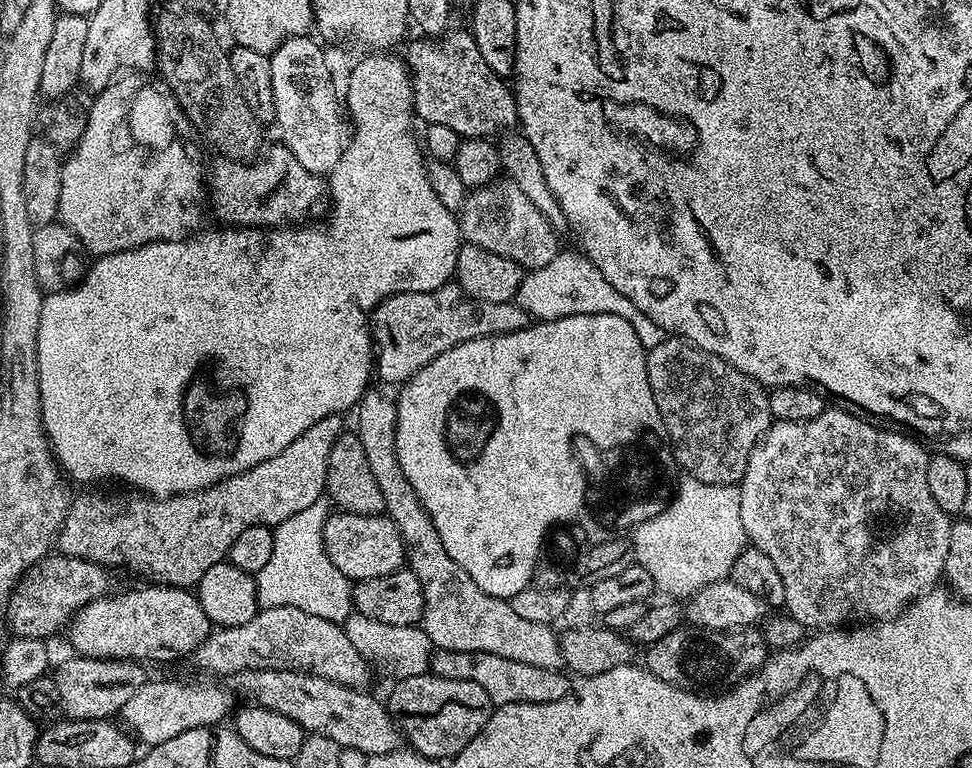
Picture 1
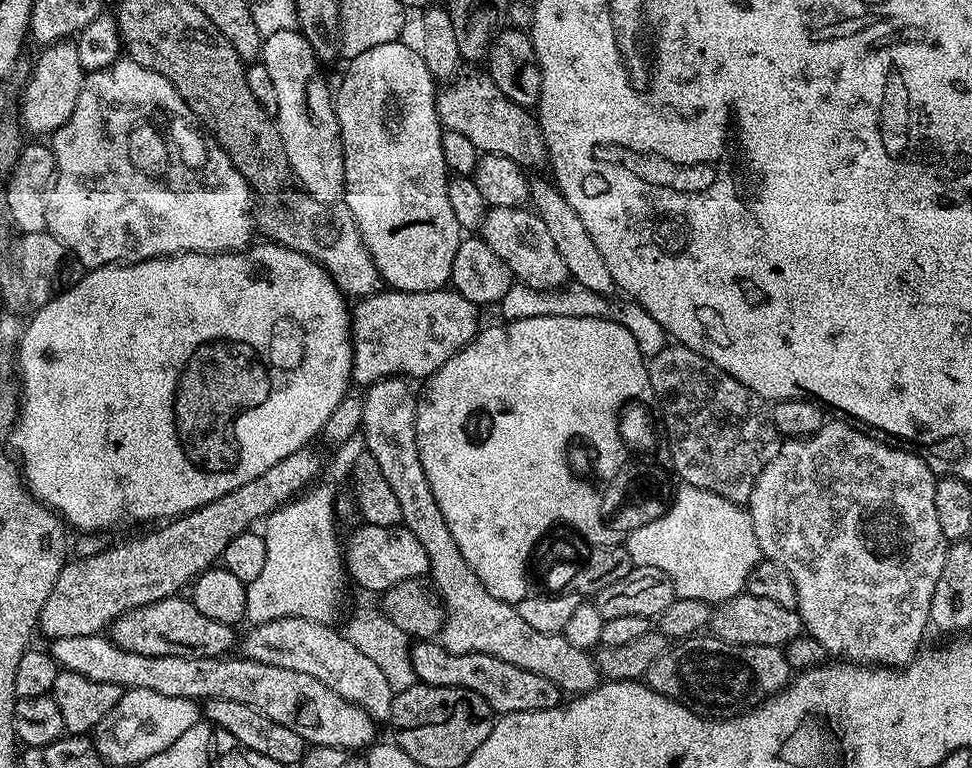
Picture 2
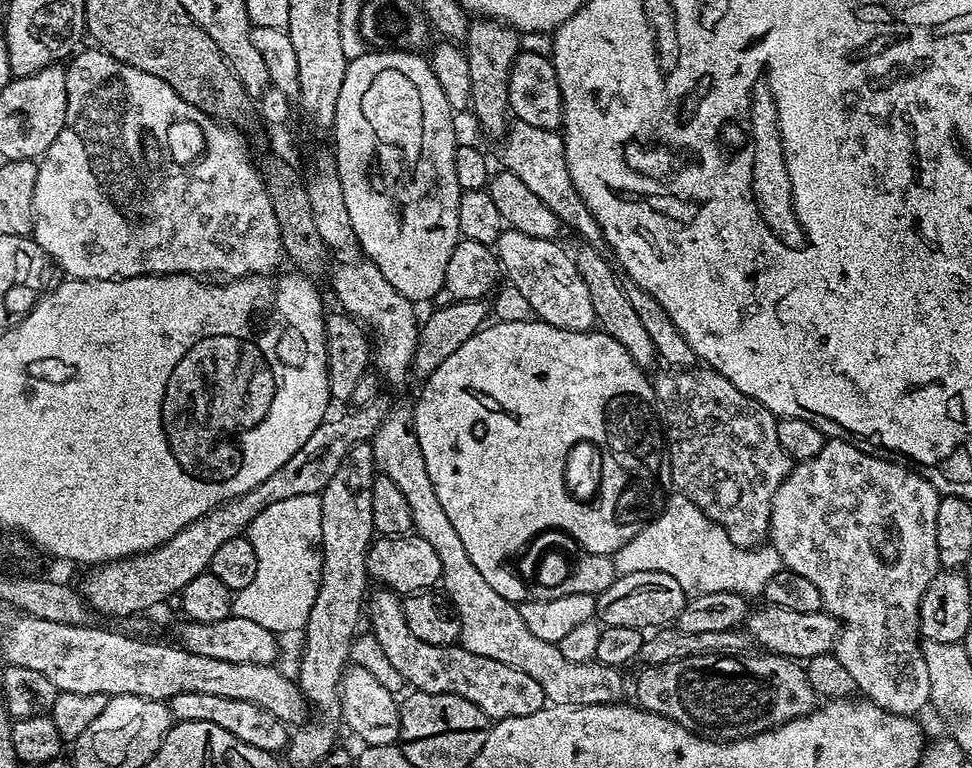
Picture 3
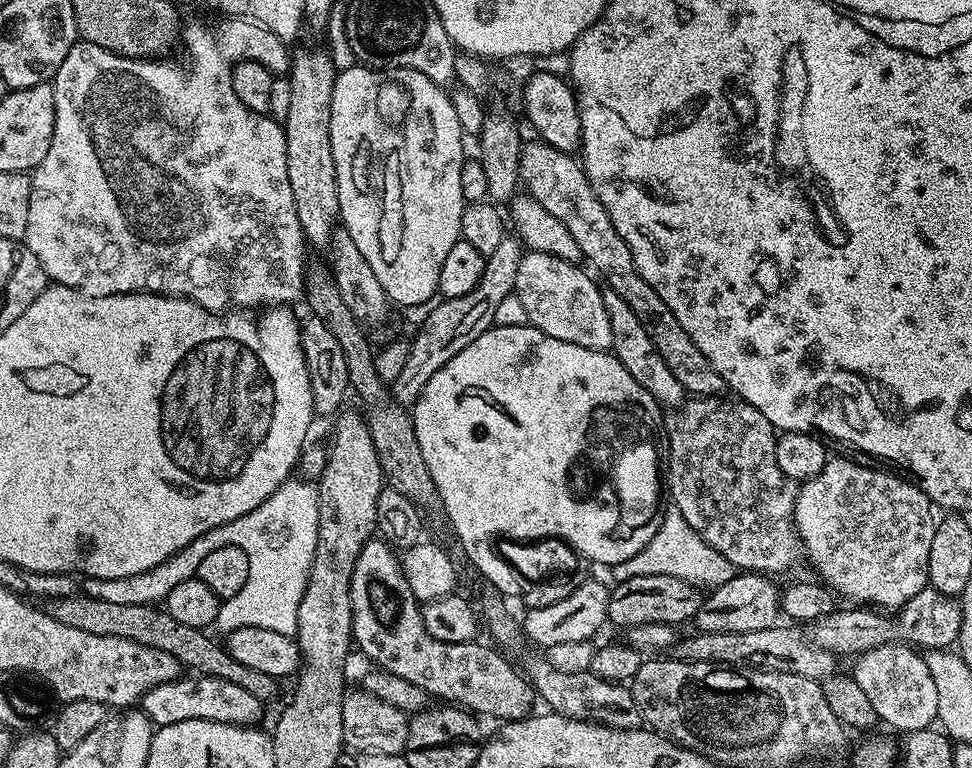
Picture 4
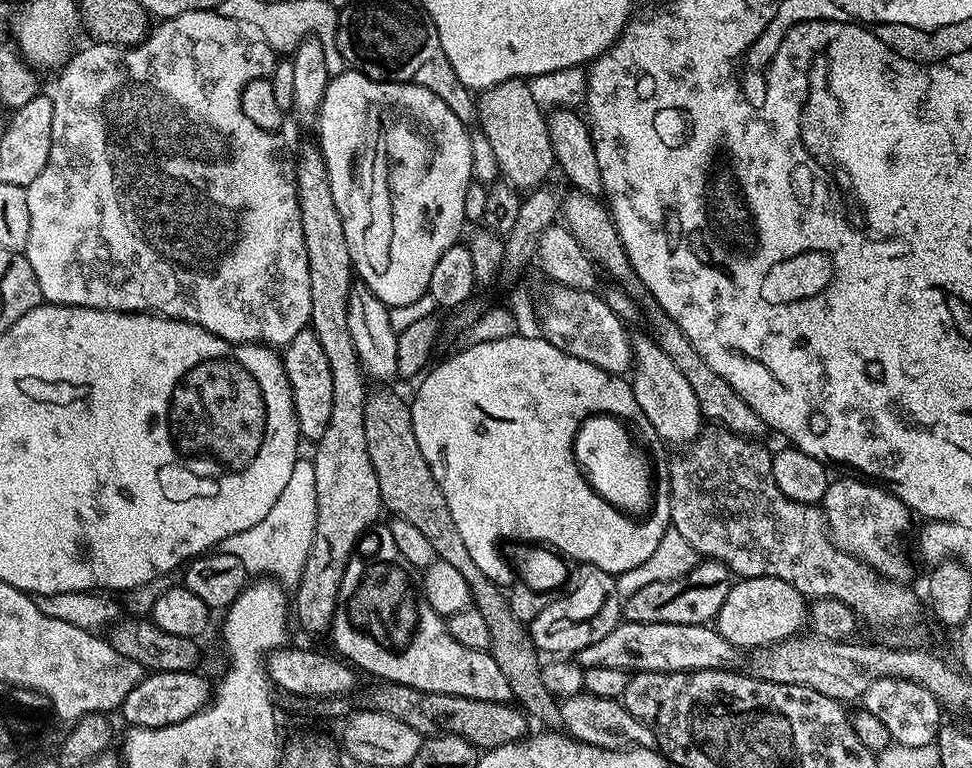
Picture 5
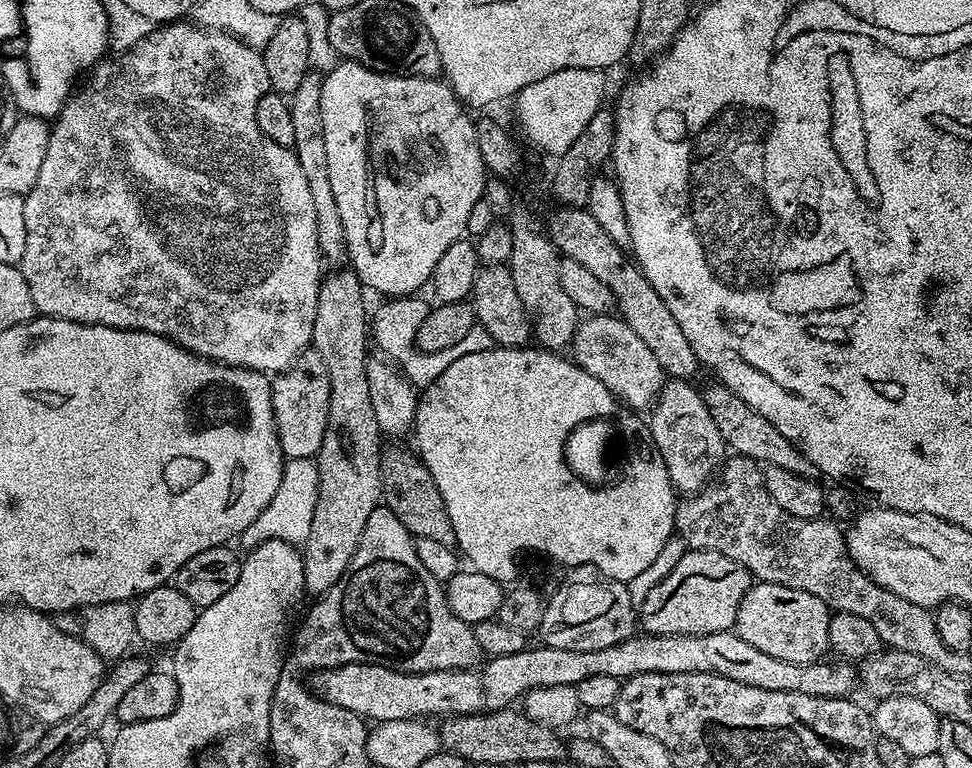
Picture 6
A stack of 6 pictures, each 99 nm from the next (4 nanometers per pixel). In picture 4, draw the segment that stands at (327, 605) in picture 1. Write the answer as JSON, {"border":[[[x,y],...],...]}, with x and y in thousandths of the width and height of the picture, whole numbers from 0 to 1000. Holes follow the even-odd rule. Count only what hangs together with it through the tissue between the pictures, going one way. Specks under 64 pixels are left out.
{"border":[[[297,622],[274,648],[261,664],[254,667],[249,674],[245,674],[236,682],[224,685],[195,706],[187,716],[183,716],[171,732],[150,742],[146,747],[134,747],[134,753],[97,753],[87,750],[81,758],[81,770],[93,779],[101,779],[105,784],[118,784],[130,789],[142,789],[143,786],[164,788],[172,783],[175,768],[179,763],[199,754],[202,749],[204,732],[216,716],[228,711],[245,711],[249,721],[253,721],[257,732],[257,753],[253,753],[253,763],[241,773],[241,779],[229,783],[224,794],[224,805],[220,814],[221,822],[234,826],[245,820],[249,815],[270,815],[270,820],[286,820],[286,826],[294,826],[303,829],[307,815],[307,789],[311,784],[311,773],[315,768],[315,758],[319,747],[319,737],[323,732],[323,716],[327,711],[327,654],[329,652],[329,638],[324,629],[316,628],[311,622]]]}

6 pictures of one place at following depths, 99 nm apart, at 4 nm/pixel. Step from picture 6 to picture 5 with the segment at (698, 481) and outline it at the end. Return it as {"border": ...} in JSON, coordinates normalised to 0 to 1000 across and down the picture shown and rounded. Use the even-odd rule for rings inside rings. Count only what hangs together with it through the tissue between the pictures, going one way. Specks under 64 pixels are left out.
{"border":[[[662,436],[649,439],[652,486],[654,484],[654,491],[649,491],[648,495],[652,518],[656,518],[656,529],[660,529],[660,539],[665,539],[671,563],[678,568],[684,579],[711,579],[722,561],[718,518],[714,518],[714,508],[710,508],[704,488],[697,482],[693,471],[689,471],[688,464],[675,449],[670,436]]]}

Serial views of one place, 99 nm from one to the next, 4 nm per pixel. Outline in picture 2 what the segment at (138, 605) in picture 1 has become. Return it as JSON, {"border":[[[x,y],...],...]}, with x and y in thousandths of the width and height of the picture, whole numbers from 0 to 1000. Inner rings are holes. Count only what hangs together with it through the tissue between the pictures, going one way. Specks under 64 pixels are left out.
{"border":[[[182,773],[127,797],[113,814],[113,832],[126,846],[151,854],[220,857],[236,853],[245,839],[244,819],[233,810],[220,810],[220,805],[212,805],[212,799],[207,799],[197,780],[189,777],[188,781],[187,777],[188,775]]]}

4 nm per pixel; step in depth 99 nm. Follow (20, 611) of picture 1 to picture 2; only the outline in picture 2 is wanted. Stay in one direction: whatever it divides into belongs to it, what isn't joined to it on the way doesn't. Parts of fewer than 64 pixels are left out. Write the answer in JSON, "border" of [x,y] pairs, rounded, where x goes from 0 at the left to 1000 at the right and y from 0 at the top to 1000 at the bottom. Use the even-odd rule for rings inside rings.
{"border":[[[318,581],[302,586],[302,591],[290,596],[290,602],[282,602],[282,607],[278,607],[274,617],[261,622],[261,628],[253,628],[253,633],[245,633],[245,638],[201,661],[190,672],[166,681],[162,686],[165,689],[153,698],[144,698],[116,714],[104,712],[96,724],[71,728],[41,796],[40,827],[49,828],[50,835],[98,828],[106,824],[127,797],[192,767],[202,751],[229,725],[233,711],[237,711],[237,701],[245,701],[245,695],[256,691],[262,677],[271,678],[283,661],[303,650],[330,624],[333,599],[323,585]]]}

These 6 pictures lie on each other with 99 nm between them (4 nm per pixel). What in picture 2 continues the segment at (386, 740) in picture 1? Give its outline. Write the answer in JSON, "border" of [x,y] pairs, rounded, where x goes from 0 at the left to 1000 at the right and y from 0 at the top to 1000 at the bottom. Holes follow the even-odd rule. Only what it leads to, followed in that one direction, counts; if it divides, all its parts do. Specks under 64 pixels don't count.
{"border":[[[100,826],[55,833],[51,853],[67,875],[84,878],[84,883],[93,883],[97,888],[120,891],[124,898],[149,896],[163,898],[163,904],[175,904],[175,909],[191,909],[203,914],[233,909],[237,914],[261,919],[265,930],[274,930],[274,935],[282,935],[282,940],[298,945],[298,951],[310,958],[317,971],[374,977],[388,962],[388,939],[377,930],[377,924],[344,904],[344,898],[340,898],[340,893],[327,883],[319,883],[319,878],[307,878],[307,872],[253,859],[246,852],[220,857],[151,854],[126,846],[110,827]]]}

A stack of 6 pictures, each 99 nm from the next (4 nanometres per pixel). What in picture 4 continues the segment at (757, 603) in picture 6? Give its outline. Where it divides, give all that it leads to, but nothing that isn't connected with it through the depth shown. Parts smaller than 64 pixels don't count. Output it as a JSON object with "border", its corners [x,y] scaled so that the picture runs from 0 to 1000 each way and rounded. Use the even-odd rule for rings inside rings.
{"border":[[[765,745],[764,747],[754,747],[751,758],[743,763],[731,767],[721,780],[720,793],[714,803],[715,816],[722,823],[772,823],[774,820],[788,820],[799,811],[798,802],[803,801],[802,771],[793,760],[791,751],[777,745]]]}

